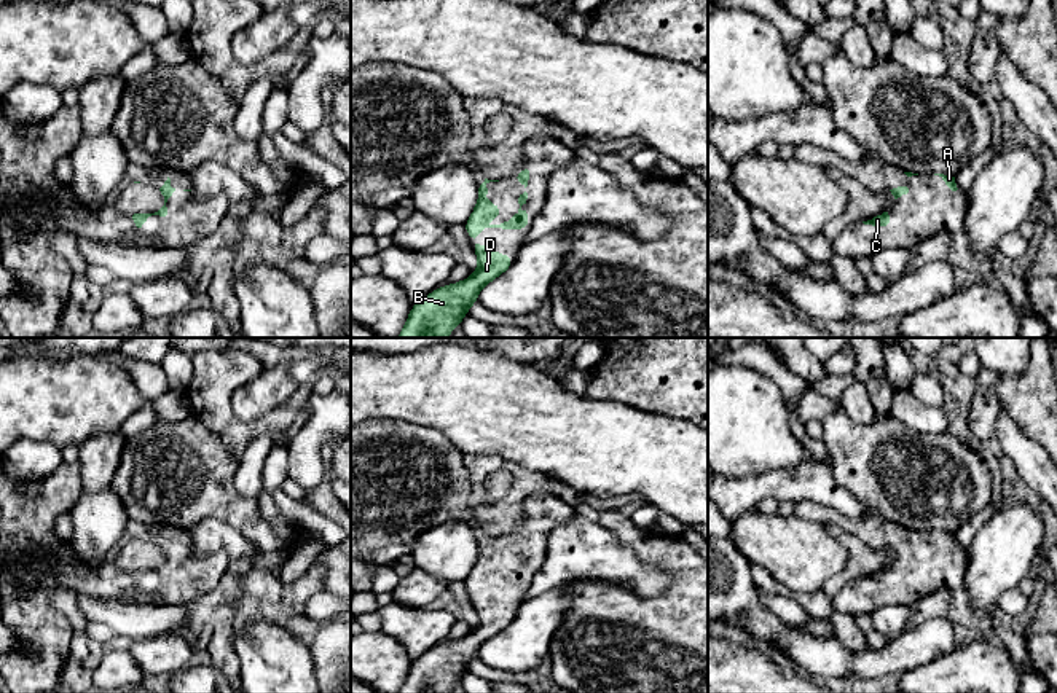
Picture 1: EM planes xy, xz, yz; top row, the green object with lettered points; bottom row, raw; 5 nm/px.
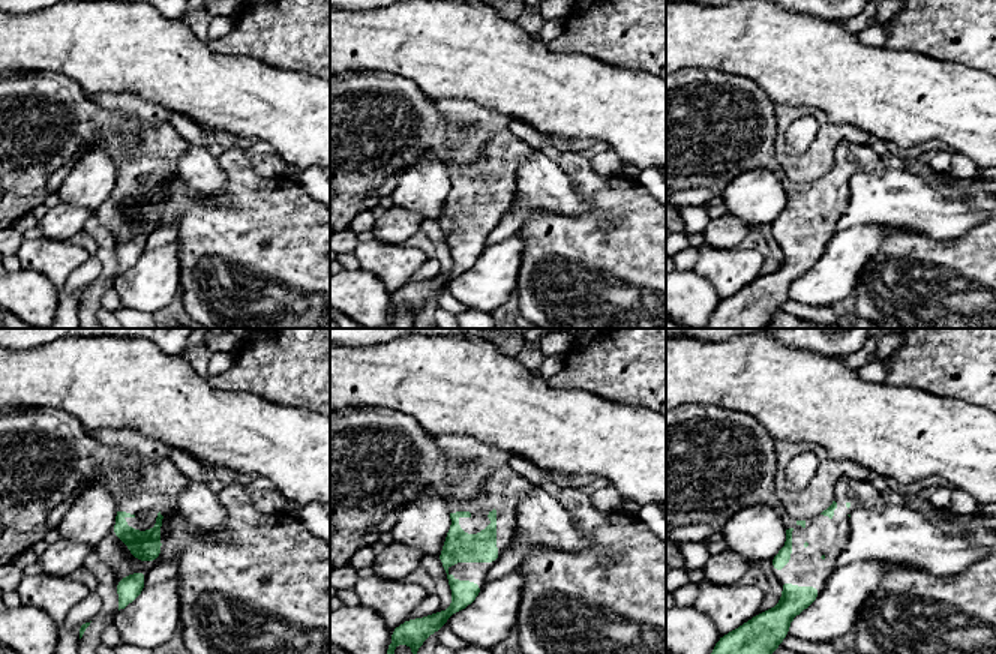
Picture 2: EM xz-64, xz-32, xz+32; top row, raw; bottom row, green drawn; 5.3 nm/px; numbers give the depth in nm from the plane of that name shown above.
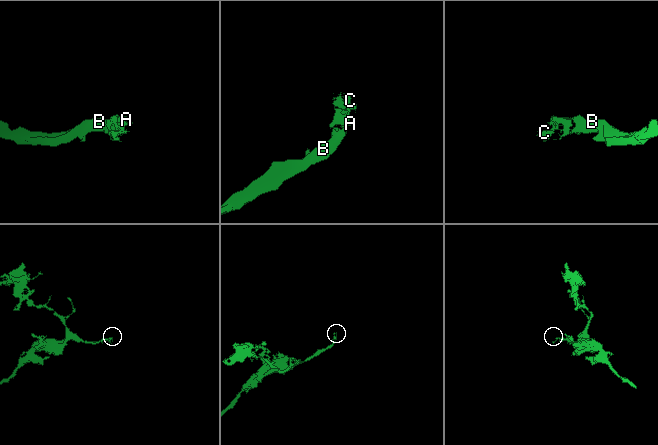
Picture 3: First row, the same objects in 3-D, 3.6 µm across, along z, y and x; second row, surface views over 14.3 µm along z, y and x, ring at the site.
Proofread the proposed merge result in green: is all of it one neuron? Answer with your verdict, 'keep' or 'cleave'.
keep

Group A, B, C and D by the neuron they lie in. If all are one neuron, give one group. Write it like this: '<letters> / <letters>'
A B C D

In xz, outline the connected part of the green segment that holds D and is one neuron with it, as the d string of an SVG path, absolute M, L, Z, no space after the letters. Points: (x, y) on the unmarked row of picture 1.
M485 535L478 545L475 566L464 580L464 586L472 597L472 605L478 615L478 624L469 636L438 644L415 660L399 693L424 693L426 690L430 690L432 693L448 693L456 683L461 683L461 679L467 672L470 663L478 658L480 647L504 631L515 618L515 612L499 612L494 605L485 605L481 599L473 597L477 591L486 585L526 588L531 585L528 570L521 566L528 556L526 548L520 551L520 566L510 578L504 578L501 581L489 581L486 578L488 574L502 572L501 561L491 562L486 558L486 542L489 538L499 537Z

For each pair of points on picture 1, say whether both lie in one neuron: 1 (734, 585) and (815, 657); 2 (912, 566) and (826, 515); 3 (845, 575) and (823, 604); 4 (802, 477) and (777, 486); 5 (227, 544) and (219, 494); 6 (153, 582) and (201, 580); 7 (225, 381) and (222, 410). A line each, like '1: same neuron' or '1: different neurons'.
1: same neuron
2: same neuron
3: different neurons
4: same neuron
5: different neurons
6: same neuron
7: same neuron

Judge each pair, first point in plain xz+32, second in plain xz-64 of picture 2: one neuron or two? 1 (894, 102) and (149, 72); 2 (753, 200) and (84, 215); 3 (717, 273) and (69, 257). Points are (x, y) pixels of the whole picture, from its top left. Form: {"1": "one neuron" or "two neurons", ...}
{"1": "one neuron", "2": "two neurons", "3": "one neuron"}

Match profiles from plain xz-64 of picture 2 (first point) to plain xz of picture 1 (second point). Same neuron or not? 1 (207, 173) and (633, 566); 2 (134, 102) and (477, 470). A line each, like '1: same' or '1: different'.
1: same
2: same

